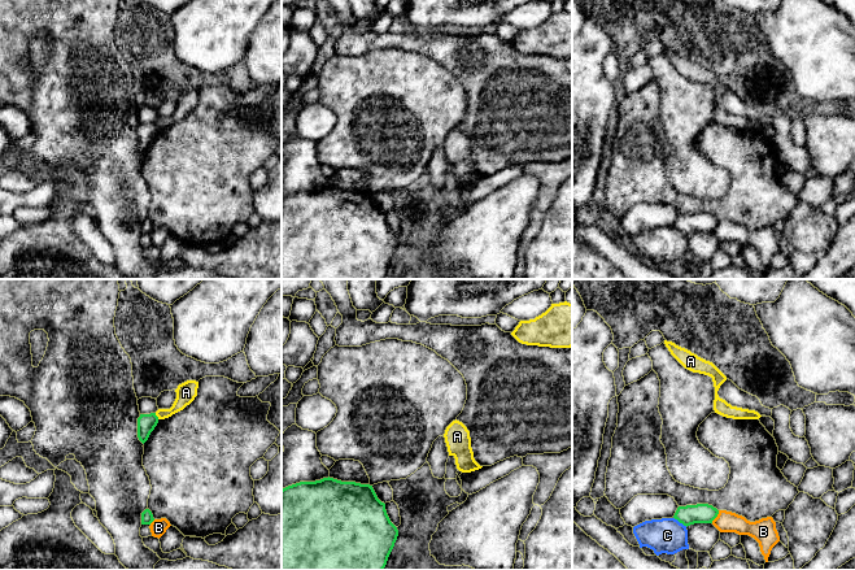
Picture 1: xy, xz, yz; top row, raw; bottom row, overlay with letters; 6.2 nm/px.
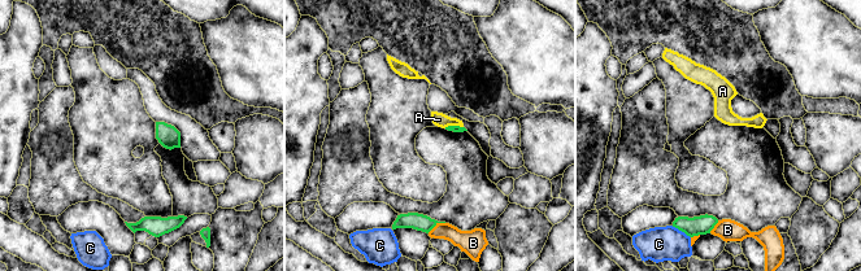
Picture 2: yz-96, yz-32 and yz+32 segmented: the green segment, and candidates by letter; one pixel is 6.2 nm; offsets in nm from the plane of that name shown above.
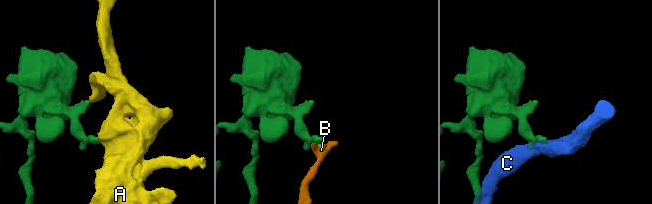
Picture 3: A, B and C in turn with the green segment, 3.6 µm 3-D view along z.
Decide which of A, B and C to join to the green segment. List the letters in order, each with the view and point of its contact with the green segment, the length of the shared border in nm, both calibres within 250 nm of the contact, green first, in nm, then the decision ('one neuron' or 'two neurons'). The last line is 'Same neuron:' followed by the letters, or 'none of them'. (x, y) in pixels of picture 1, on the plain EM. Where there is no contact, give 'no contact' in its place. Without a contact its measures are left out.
A: meets green in xy at (156, 125); contact 50 nm long; 110 nm thick on the green side, 130 nm on the other; two neurons
B: meets green in yz at (716, 225); contact 90 nm long; 130 nm thick on the green side, 130 nm on the other; two neurons
C: meets green in yz at (680, 231); contact 110 nm long; 130 nm thick on the green side, 220 nm on the other; two neurons
Same neuron: none of them

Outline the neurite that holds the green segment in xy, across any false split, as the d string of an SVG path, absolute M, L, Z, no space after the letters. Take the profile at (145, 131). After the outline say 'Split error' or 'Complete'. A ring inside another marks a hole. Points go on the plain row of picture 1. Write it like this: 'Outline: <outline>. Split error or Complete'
Outline: M156 122L140 123L138 127L138 147L144 153L158 132Z. Complete

